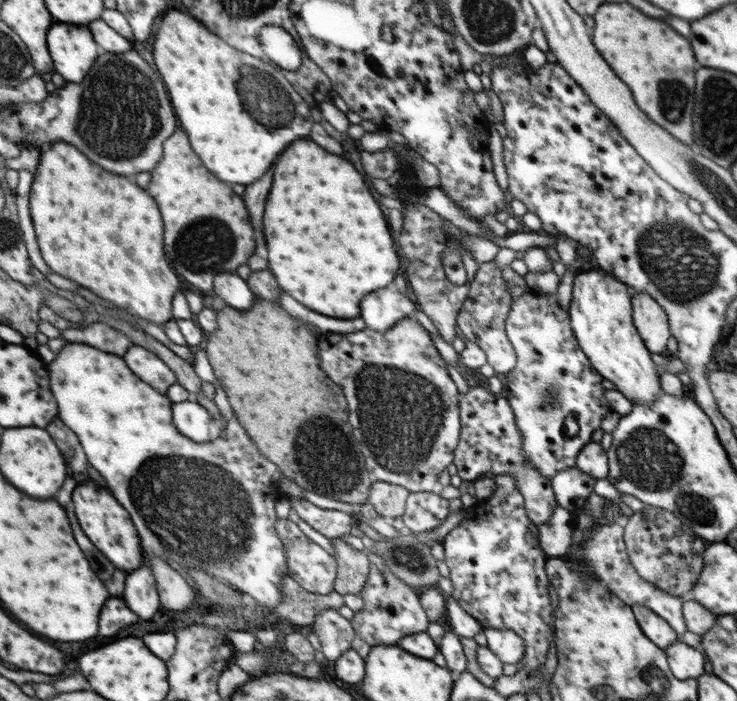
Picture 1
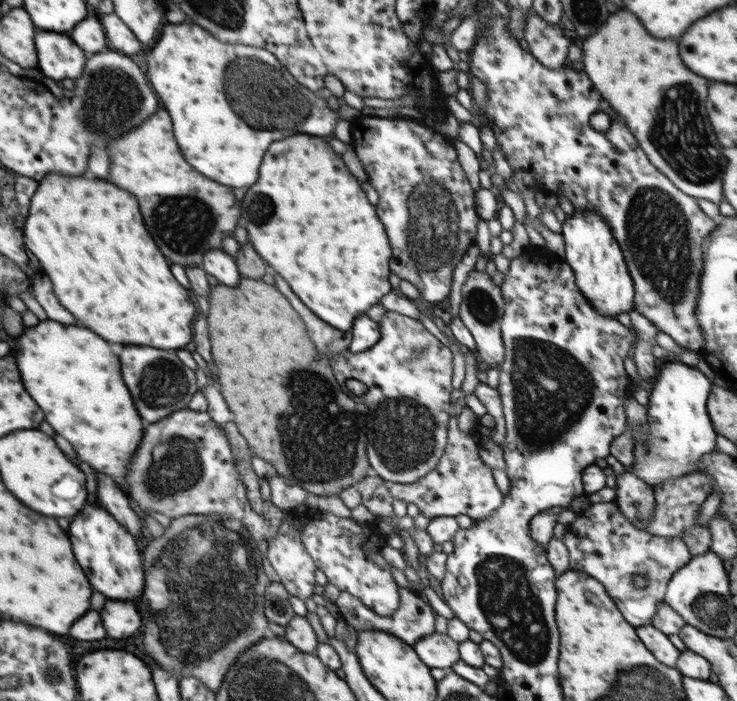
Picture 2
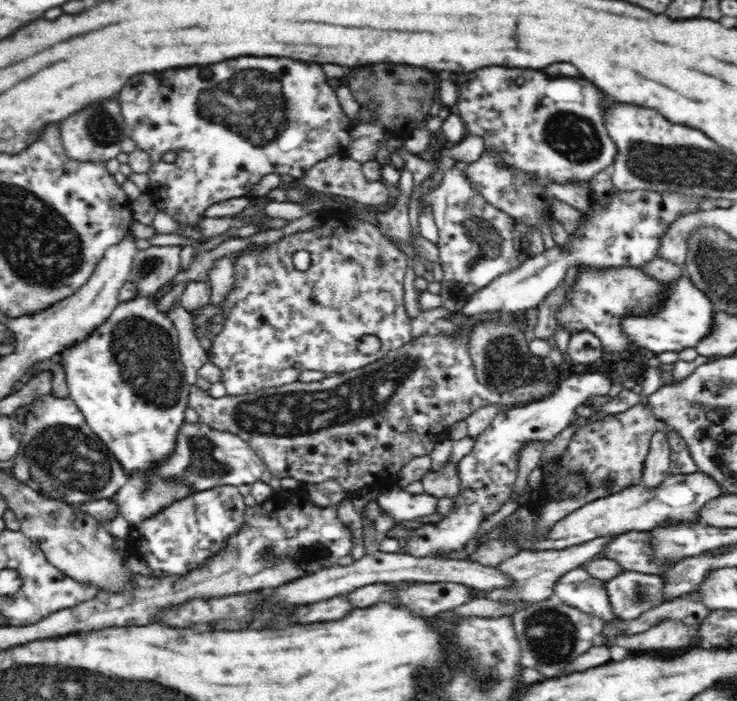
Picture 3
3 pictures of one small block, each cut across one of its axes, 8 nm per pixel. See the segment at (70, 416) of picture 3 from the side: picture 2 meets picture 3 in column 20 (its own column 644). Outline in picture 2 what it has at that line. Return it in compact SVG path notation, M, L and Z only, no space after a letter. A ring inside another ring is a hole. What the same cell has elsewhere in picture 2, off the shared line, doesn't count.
M669 359L660 361L656 378L649 385L647 404L648 448L634 446L634 464L627 468L653 489L668 479L678 479L696 471L698 461L716 450L717 432L707 411L713 383L696 367Z

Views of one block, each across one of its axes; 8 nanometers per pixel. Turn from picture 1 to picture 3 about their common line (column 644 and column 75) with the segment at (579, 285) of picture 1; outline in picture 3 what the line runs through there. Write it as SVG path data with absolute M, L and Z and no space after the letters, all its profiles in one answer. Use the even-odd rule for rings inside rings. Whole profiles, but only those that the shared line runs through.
M136 296L132 300L118 303L114 308L112 314L104 324L100 324L86 340L72 344L68 348L64 348L60 355L63 357L60 364L65 370L65 377L67 379L67 387L69 388L69 397L74 401L74 404L80 409L80 412L85 416L88 426L95 432L95 435L104 442L104 445L110 450L110 453L116 457L118 463L124 467L124 471L128 475L133 473L140 473L146 475L147 471L154 469L157 463L168 459L177 450L177 435L180 430L180 424L184 424L186 408L188 408L188 396L190 396L191 384L188 383L184 377L184 365L179 351L179 334L174 323L170 320L167 312L162 313L158 311L156 302L153 296Z

